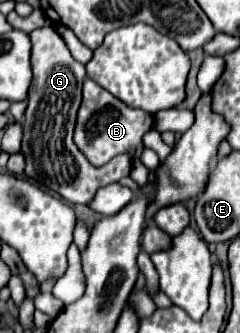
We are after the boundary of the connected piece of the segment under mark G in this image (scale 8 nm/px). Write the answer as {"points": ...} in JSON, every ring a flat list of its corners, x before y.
{"points":[[40,27,30,33,32,41,32,71,34,79,28,91,28,107,24,115,22,153,26,159,26,177,44,183,56,191,68,203,88,205,96,195,96,189,116,183,130,173,130,157,118,155,102,167,94,167,72,143,72,131,76,123,76,111,82,99,82,83,86,69,68,51,64,39,54,27]]}

